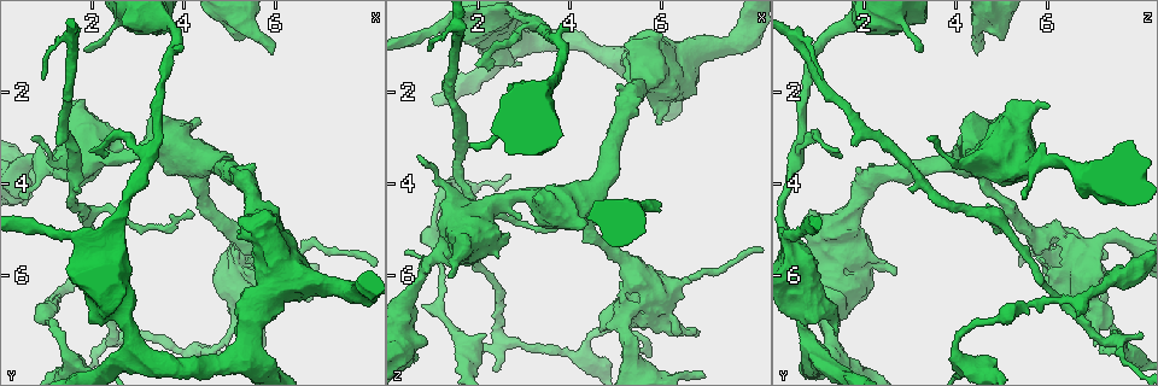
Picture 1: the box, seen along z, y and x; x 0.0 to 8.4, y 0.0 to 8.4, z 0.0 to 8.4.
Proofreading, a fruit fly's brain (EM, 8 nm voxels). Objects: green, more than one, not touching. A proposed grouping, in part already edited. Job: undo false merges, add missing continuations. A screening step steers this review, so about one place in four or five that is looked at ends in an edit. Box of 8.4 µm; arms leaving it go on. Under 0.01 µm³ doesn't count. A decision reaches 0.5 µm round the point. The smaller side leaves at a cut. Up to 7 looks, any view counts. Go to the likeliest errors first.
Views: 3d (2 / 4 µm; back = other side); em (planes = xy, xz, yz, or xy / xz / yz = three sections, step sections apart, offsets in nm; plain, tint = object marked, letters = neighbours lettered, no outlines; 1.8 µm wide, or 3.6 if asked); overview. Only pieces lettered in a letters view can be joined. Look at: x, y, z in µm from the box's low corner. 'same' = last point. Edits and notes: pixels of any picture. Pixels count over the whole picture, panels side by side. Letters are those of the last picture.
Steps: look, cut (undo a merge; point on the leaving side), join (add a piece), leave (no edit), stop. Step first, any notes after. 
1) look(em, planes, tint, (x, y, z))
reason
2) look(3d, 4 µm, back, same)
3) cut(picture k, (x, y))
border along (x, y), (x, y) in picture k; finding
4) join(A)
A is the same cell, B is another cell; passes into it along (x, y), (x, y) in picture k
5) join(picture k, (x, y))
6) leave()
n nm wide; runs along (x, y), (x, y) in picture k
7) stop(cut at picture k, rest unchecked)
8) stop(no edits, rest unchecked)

look(3d, 2 µm, (5.90, 1.25, 4.45))
branch stops here

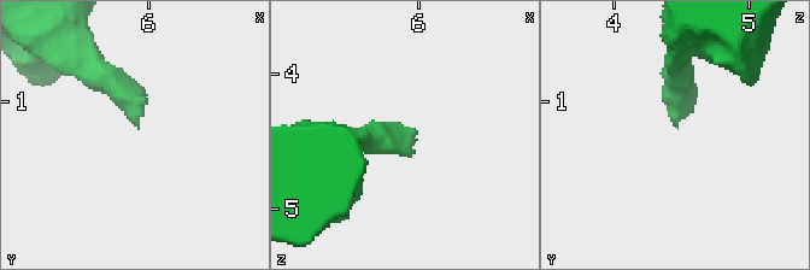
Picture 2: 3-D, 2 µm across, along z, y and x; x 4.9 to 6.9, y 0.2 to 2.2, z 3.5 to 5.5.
look(em, 3.6 µm, yz, step 16, tint, (5.92, 1.18, 4.42))
now the EM

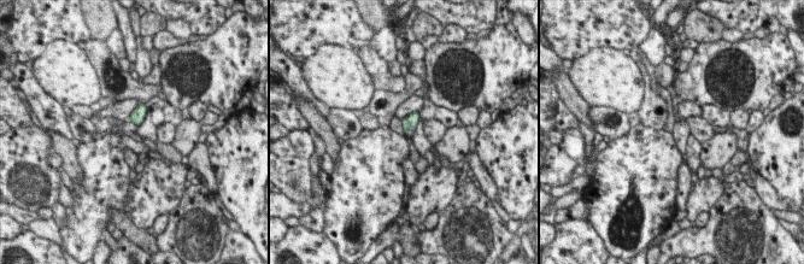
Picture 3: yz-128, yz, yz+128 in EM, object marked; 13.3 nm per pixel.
look(em, 3.6 µm, planes, letters, same)

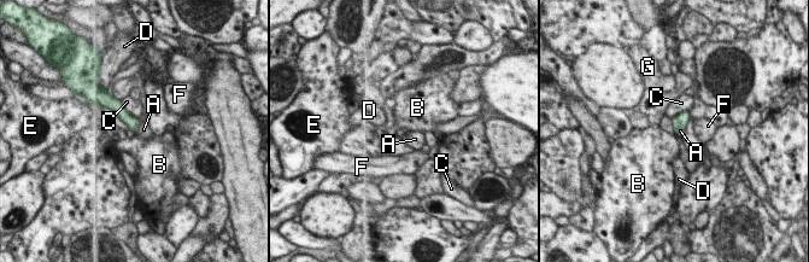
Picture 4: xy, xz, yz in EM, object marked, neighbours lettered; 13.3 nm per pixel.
join(A)
A is the same cell, B, C, D, E, F and G are other cells; passes into it along (123, 114), (136, 126), (144, 129) in picture 4; it goes on there

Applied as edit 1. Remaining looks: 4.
look(em, 3.6 µm, xy, step 8, letters, (6.80, 6.50, 7.25))
free end

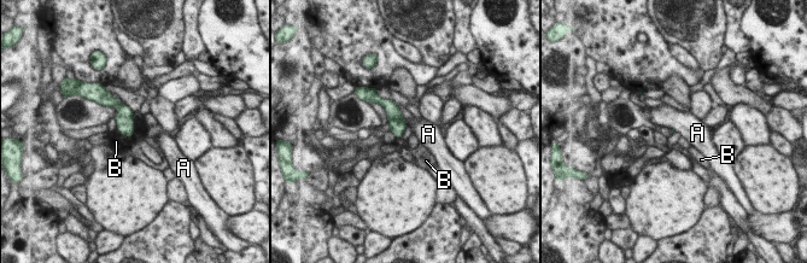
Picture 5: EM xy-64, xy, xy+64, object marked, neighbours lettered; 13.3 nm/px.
leave()
B touches over 300 nm; A and B are other cells; border along (134, 118), (134, 132), (122, 135) in picture 5; no lettered piece goes on from it

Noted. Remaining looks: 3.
look(em, planes, letters, (4.25, 7.65, 7.75))
three arms meet

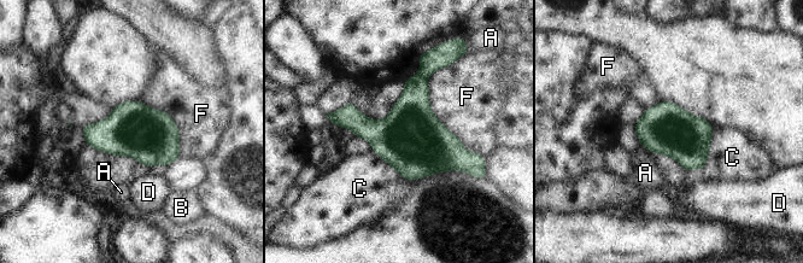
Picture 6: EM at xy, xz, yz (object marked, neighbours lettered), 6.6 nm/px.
cut(picture 6, (412, 112))
340 nm wide; A, B, C, D and F are other cells; border along (417, 74), (426, 80) in picture 6; a second cell is stuck on

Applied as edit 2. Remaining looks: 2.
stop(join at picture 4, cut at picture 6, rest unchecked)

